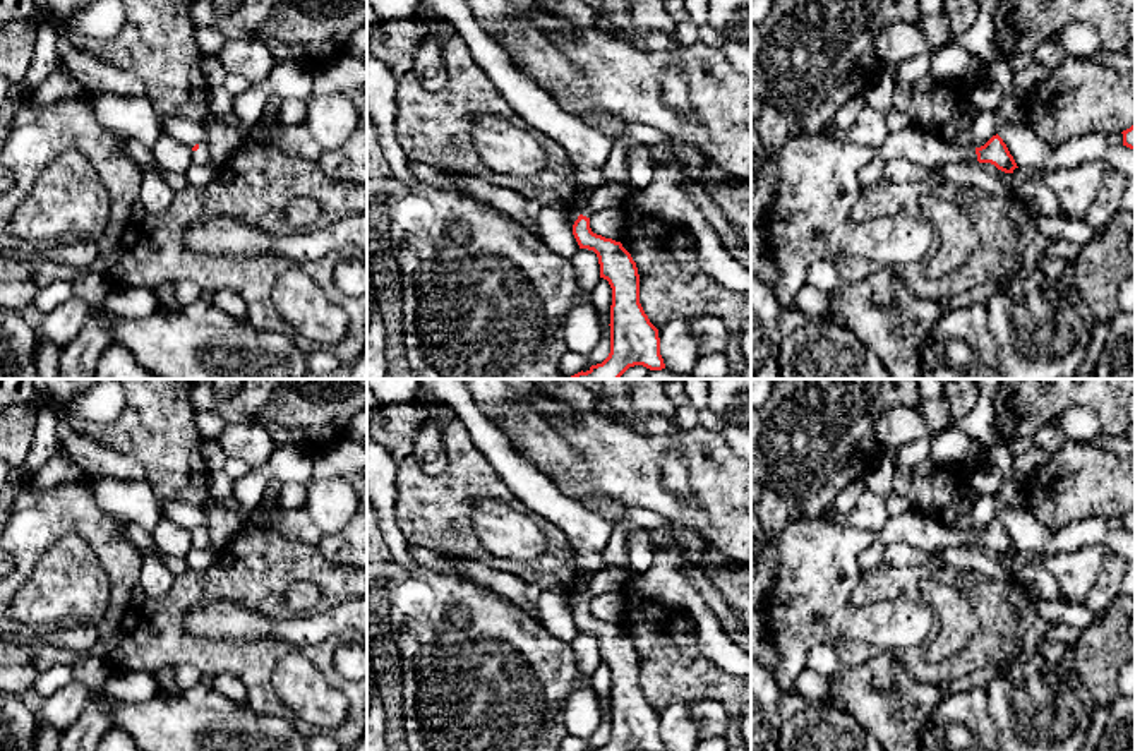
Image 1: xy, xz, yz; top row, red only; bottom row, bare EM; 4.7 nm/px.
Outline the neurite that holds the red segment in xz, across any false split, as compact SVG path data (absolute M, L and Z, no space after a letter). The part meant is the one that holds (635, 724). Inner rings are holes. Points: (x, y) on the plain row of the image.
M420 379L422 388L432 398L449 406L454 415L465 424L477 449L497 472L501 480L509 487L514 499L528 506L538 516L549 520L554 526L564 532L576 552L576 581L573 592L580 597L573 609L573 619L580 633L593 634L600 648L600 662L607 664L612 672L610 689L610 737L592 751L665 751L660 739L658 713L650 706L640 688L640 658L631 638L621 626L597 619L590 612L590 583L595 573L604 568L604 549L612 533L612 525L597 513L586 509L574 499L564 496L554 482L543 475L533 463L518 454L506 436L480 412L470 391L461 379Z

